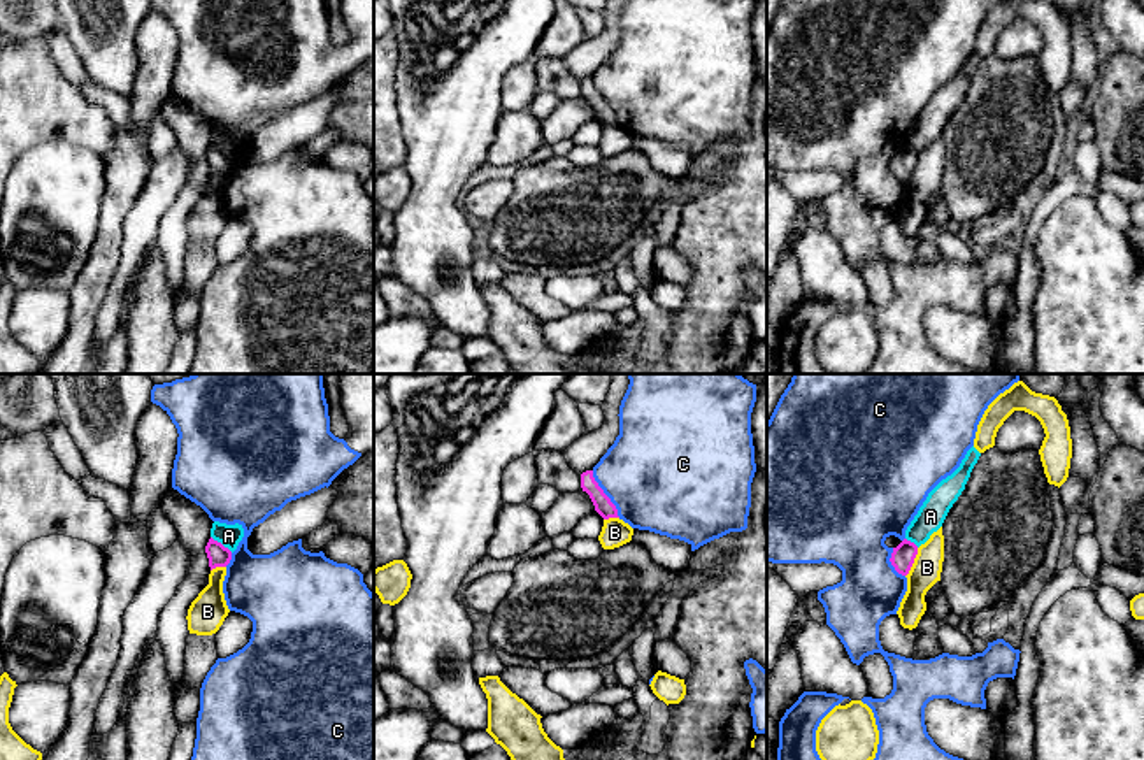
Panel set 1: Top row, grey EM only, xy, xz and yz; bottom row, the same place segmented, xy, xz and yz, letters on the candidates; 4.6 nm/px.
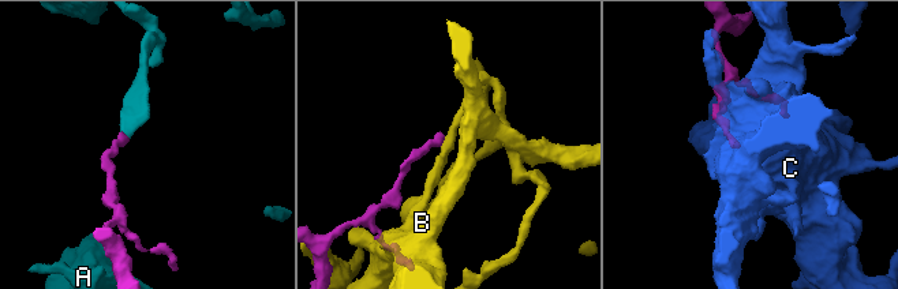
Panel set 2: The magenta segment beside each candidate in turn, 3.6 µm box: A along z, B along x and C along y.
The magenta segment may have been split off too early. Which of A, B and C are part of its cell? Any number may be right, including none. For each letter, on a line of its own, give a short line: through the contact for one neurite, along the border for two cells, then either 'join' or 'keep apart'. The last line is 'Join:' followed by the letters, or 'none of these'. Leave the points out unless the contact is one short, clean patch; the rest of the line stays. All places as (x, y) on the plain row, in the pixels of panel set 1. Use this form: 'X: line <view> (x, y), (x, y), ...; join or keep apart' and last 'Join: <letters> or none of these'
A: line xy (211, 143), (232, 158); keep apart
B: keep apart
C: keep apart
Join: none of these

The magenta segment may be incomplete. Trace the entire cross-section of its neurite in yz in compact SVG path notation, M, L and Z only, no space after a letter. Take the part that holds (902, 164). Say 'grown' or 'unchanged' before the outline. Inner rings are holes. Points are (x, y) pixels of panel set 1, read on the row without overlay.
unchanged; M904 146L897 154L893 154L890 168L898 181L907 183L914 170L916 161L918 153Z

